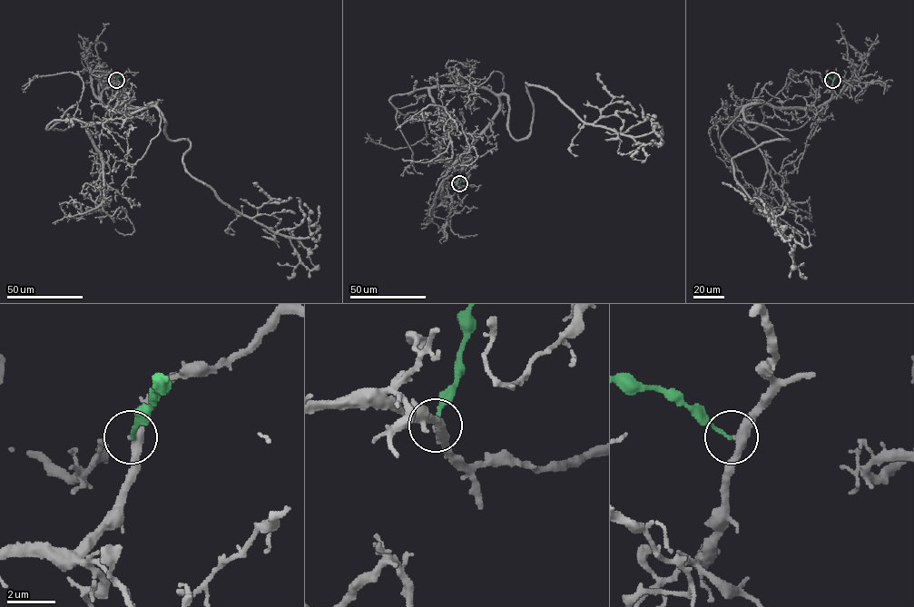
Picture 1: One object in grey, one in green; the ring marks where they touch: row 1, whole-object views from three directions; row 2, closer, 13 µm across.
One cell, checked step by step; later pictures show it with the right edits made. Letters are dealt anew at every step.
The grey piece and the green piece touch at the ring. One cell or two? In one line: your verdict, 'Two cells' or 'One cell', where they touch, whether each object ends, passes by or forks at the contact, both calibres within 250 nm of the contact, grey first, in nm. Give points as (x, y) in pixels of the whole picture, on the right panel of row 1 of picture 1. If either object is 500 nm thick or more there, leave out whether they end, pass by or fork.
Two cells. Place: (832, 80). At the ring grey passes by. At the ring green ends. Thickness 320 nm (grey) against 140 nm

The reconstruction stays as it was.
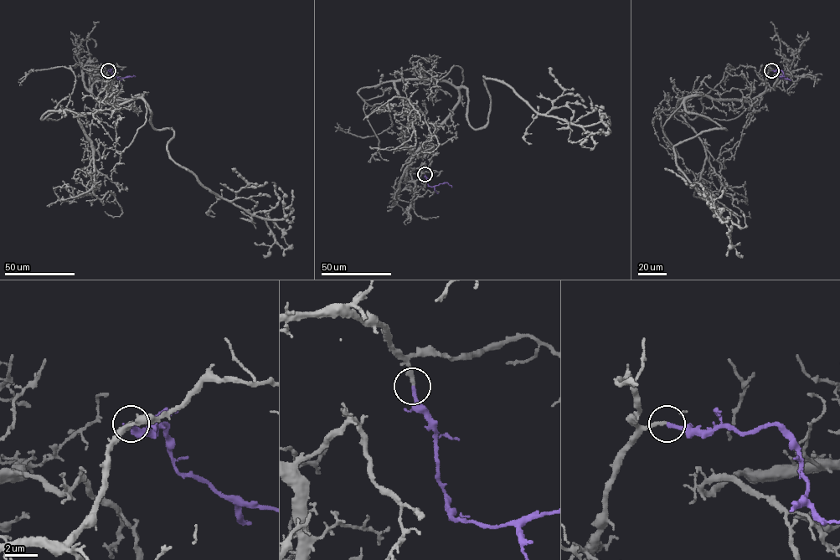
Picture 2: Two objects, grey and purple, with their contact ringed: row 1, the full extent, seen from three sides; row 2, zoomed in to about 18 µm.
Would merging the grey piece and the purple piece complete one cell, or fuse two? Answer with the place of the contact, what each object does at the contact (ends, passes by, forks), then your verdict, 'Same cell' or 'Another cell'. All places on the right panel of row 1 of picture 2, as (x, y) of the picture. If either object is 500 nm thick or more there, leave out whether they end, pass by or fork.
Place: (771, 70). At the ring grey ends. At the ring purple ends. Same cell

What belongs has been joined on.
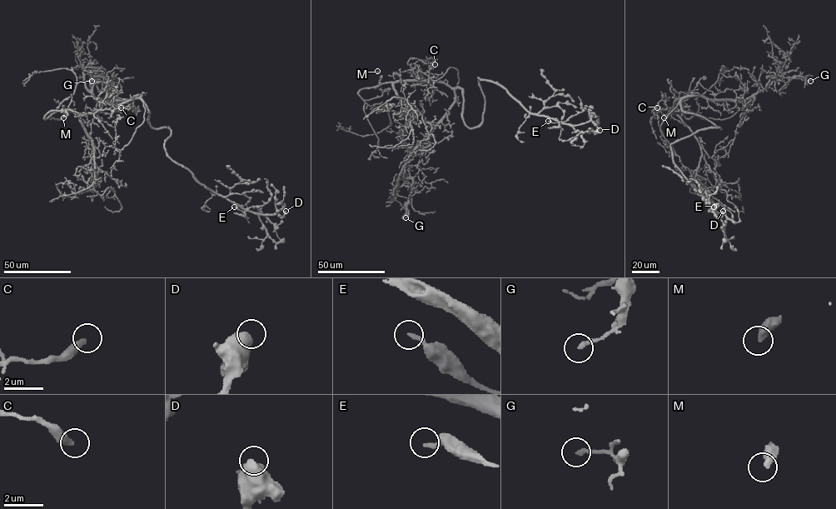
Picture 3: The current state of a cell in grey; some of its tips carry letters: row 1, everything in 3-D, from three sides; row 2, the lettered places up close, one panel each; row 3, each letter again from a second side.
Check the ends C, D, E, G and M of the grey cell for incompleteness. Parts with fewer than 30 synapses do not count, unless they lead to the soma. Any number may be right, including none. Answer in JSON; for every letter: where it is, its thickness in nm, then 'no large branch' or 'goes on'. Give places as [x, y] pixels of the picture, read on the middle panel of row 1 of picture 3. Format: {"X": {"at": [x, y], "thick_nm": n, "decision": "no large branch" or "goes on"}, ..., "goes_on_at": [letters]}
{"C": {"at": [435, 64], "thick_nm": 380, "decision": "no large branch"}, "D": {"at": [599, 130], "thick_nm": 600, "decision": "no large branch"}, "E": {"at": [548, 121], "thick_nm": 240, "decision": "no large branch"}, "G": {"at": [405, 217], "thick_nm": 220, "decision": "no large branch"}, "M": {"at": [377, 71], "thick_nm": 440, "decision": "goes on"}, "goes_on_at": ["M"]}

